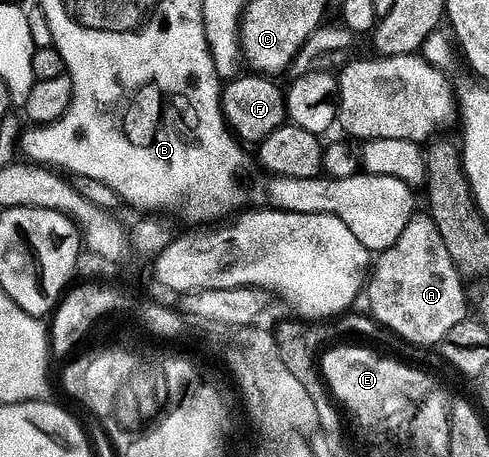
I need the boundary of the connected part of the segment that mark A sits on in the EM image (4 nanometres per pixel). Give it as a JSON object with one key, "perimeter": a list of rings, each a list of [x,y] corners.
{"perimeter":[[[426,212],[415,213],[414,217],[410,219],[409,224],[404,228],[404,232],[400,232],[400,236],[394,244],[389,246],[387,250],[381,251],[377,255],[378,263],[374,266],[374,271],[370,274],[370,283],[366,286],[366,302],[370,305],[368,308],[368,314],[383,330],[394,335],[395,338],[401,338],[403,343],[411,346],[420,346],[423,348],[437,348],[442,345],[451,337],[450,334],[454,329],[461,327],[467,320],[462,316],[462,304],[468,300],[465,289],[459,289],[458,286],[463,282],[458,268],[455,266],[455,262],[452,256],[449,255],[448,247],[444,244],[444,239],[440,236],[440,228],[433,222],[431,215]]]}

